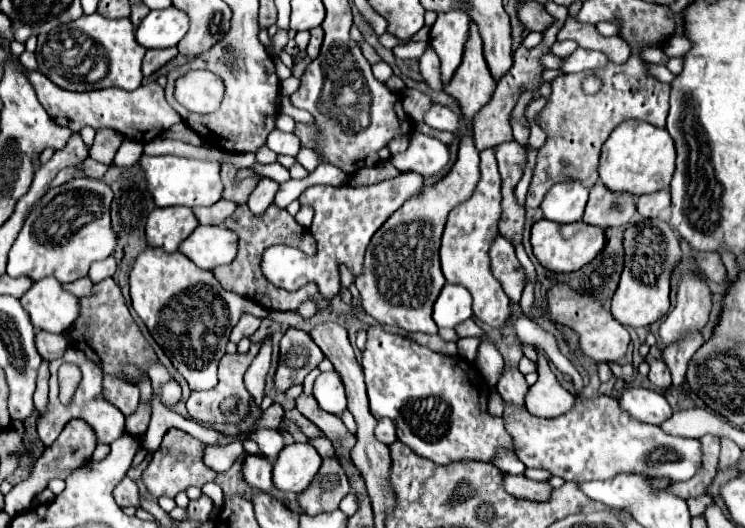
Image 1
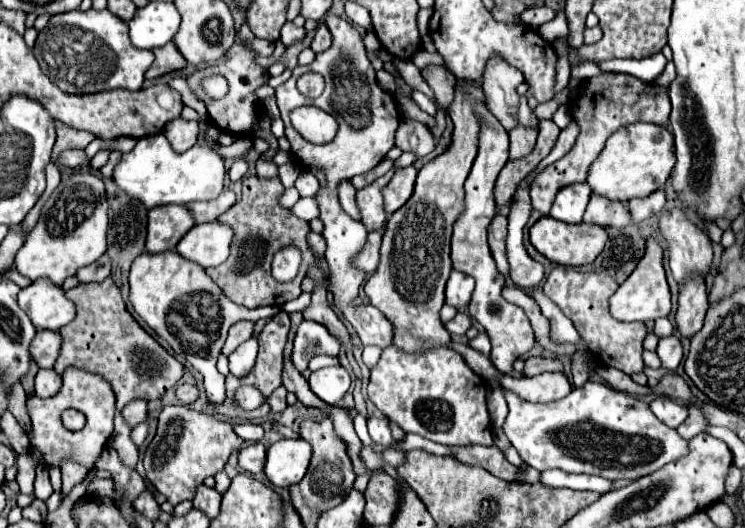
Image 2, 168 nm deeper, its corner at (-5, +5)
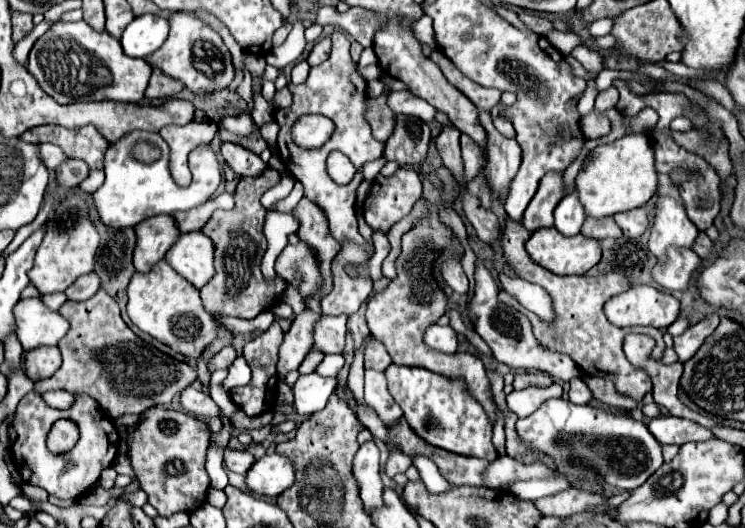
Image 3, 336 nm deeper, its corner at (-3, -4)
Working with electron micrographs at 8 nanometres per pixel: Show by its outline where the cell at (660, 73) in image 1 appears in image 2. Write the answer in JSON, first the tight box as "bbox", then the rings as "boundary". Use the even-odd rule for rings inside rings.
{"bbox":[597,52,667,82],"boundary":[[[657,52],[653,54],[651,58],[643,58],[643,60],[619,60],[619,58],[613,58],[613,60],[601,60],[597,62],[597,66],[603,70],[603,72],[627,72],[643,82],[655,82],[655,78],[663,72],[667,64],[667,58]]]}

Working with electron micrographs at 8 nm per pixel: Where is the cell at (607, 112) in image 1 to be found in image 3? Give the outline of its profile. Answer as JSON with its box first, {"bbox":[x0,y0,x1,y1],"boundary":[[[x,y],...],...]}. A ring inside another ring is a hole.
{"bbox":[521,173,563,233],"boundary":[[[547,173],[535,197],[531,199],[529,207],[525,209],[525,215],[521,223],[533,233],[543,227],[553,227],[553,209],[563,199],[563,175],[559,173]]]}

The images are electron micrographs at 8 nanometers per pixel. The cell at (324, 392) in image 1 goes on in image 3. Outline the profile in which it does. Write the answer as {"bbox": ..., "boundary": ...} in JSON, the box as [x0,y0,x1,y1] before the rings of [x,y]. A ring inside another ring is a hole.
{"bbox":[293,373,337,415],"boundary":[[[319,373],[299,375],[299,379],[293,385],[295,393],[295,411],[297,415],[311,415],[321,411],[327,405],[327,399],[335,393],[337,379],[335,377],[323,377]]]}

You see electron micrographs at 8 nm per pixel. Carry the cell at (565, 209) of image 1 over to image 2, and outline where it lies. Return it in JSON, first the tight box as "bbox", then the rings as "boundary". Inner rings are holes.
{"bbox":[549,182,591,224],"boundary":[[[585,182],[561,188],[555,196],[555,202],[551,206],[549,216],[555,220],[561,220],[561,222],[579,224],[585,208],[587,208],[589,196],[591,196],[591,188]]]}

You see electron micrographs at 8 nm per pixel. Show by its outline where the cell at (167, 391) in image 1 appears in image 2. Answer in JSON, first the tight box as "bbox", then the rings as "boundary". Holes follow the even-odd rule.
{"bbox":[177,384,197,404],"boundary":[[[179,384],[177,386],[177,398],[183,402],[183,404],[191,404],[197,400],[197,388],[191,386],[191,384]]]}

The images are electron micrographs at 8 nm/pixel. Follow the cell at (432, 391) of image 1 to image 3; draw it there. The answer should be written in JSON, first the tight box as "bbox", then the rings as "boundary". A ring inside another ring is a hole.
{"bbox":[385,363,497,461],"boundary":[[[391,363],[385,369],[389,393],[403,409],[409,427],[427,443],[447,449],[457,455],[479,457],[487,461],[497,459],[497,451],[491,443],[491,423],[481,405],[467,393],[461,379],[447,379],[421,367],[403,367]]]}

